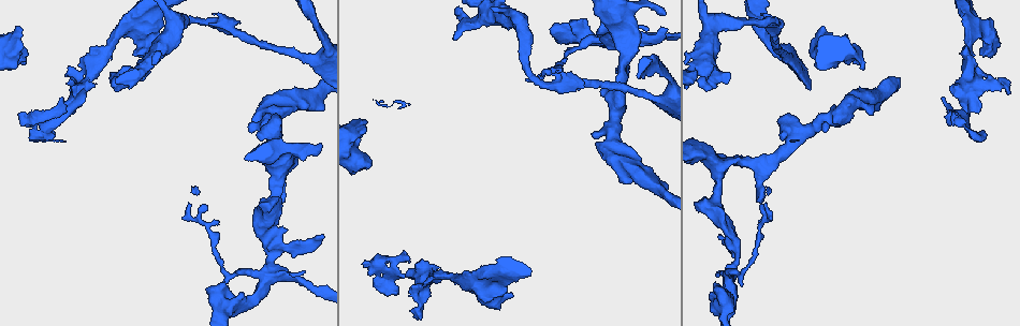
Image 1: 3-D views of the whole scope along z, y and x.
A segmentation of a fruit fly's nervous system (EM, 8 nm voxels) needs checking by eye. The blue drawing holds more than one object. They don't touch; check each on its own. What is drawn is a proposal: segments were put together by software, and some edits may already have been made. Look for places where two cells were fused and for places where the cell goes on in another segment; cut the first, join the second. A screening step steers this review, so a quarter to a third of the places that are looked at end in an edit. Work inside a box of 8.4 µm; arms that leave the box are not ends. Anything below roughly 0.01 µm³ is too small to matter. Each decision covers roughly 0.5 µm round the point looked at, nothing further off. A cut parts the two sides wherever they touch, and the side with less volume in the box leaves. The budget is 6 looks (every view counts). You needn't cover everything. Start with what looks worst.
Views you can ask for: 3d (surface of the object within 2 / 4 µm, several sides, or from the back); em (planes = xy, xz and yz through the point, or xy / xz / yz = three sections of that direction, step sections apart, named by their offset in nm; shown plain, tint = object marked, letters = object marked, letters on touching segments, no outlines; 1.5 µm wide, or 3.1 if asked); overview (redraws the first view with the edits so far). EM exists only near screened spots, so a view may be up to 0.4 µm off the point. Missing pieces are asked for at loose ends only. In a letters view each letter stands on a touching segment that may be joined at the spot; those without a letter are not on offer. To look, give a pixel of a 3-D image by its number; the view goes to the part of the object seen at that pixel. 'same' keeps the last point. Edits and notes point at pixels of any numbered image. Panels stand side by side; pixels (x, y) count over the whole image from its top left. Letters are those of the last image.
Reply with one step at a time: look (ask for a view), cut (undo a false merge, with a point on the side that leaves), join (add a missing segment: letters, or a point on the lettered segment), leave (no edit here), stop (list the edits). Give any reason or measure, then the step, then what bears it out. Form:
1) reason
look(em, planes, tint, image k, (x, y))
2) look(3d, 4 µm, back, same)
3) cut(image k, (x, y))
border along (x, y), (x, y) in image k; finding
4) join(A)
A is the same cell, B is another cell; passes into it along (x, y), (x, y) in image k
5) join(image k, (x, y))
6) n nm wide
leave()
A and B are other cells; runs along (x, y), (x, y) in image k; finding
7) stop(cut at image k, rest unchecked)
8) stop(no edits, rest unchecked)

thick turns thin
look(em, planes, letters, image 1, (494, 15))

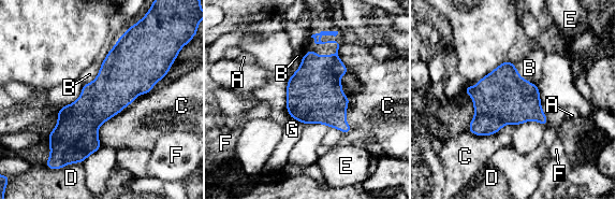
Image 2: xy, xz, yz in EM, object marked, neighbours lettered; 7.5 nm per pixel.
leave()
A, B, C, D, E, F and G are other cells; border along (514, 63), (517, 73), (537, 86) in image 2; continuous, no second cell

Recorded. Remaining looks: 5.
an open end
look(3d, 4 µm, image 1, (512, 296))

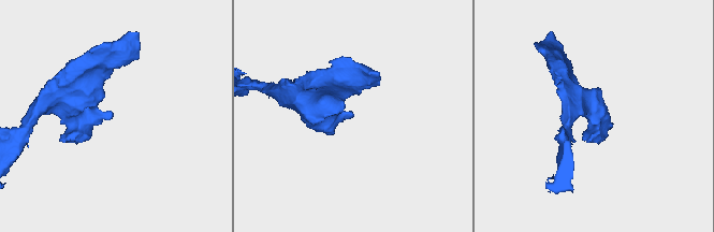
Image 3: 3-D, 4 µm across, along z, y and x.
look(em, planes, letters, image 3, (112, 116))

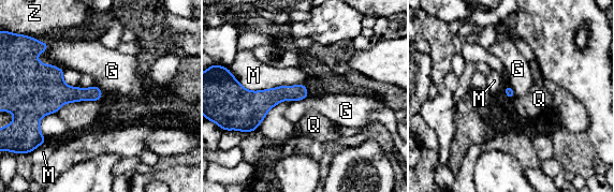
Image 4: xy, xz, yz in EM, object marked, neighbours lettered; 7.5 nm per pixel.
M touches over 500 nm
leave()
G, M, Q and Z are other cells; border along (308, 96), (292, 102) in image 4; no lettered segment goes on from it

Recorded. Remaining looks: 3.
look(em, planes, letters, image 1, (407, 274))

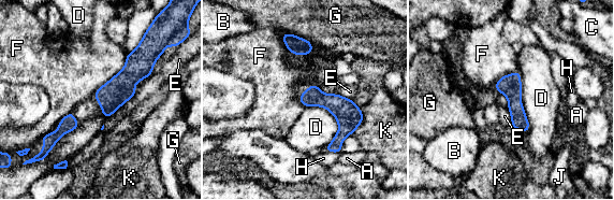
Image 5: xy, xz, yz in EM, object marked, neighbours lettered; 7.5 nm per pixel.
140 nm wide
leave()
A, B, C, D, E, F, G, H, J and K are other cells; border along (127, 54), (125, 66), (93, 93) in image 5; continuous, no second cell

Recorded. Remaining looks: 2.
stop(no edits, rest unchecked)

